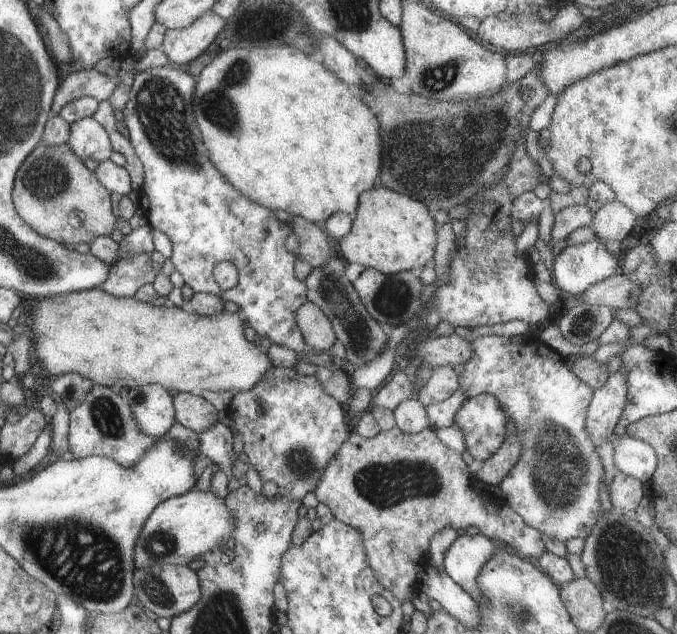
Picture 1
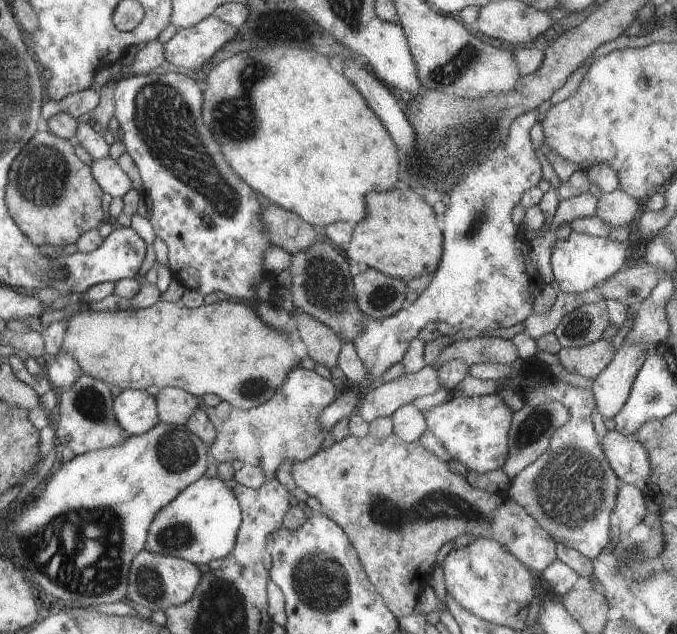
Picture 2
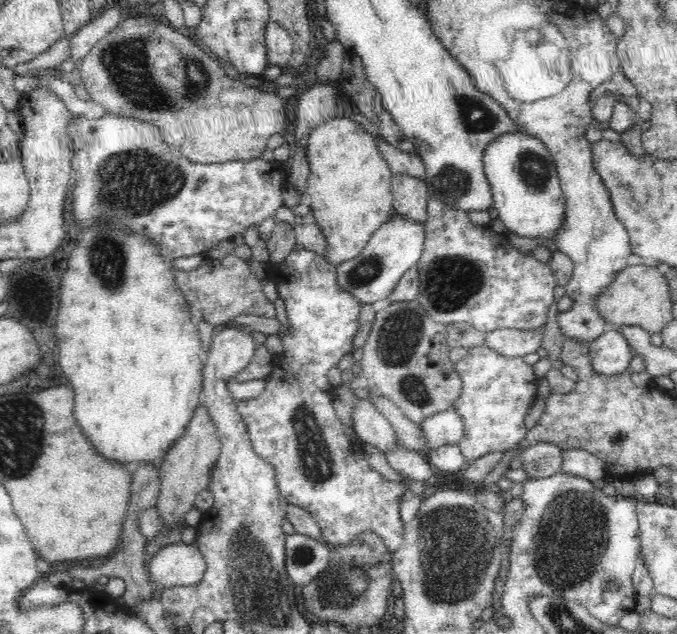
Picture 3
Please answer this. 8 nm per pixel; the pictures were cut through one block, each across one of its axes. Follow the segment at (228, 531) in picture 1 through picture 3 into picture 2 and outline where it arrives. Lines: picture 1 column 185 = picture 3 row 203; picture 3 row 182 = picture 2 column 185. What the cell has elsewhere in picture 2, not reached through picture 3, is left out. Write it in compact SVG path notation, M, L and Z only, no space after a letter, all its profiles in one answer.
M199 478L187 486L173 502L157 512L151 522L145 550L159 556L173 556L195 566L227 558L237 542L243 512L233 490L219 478Z

